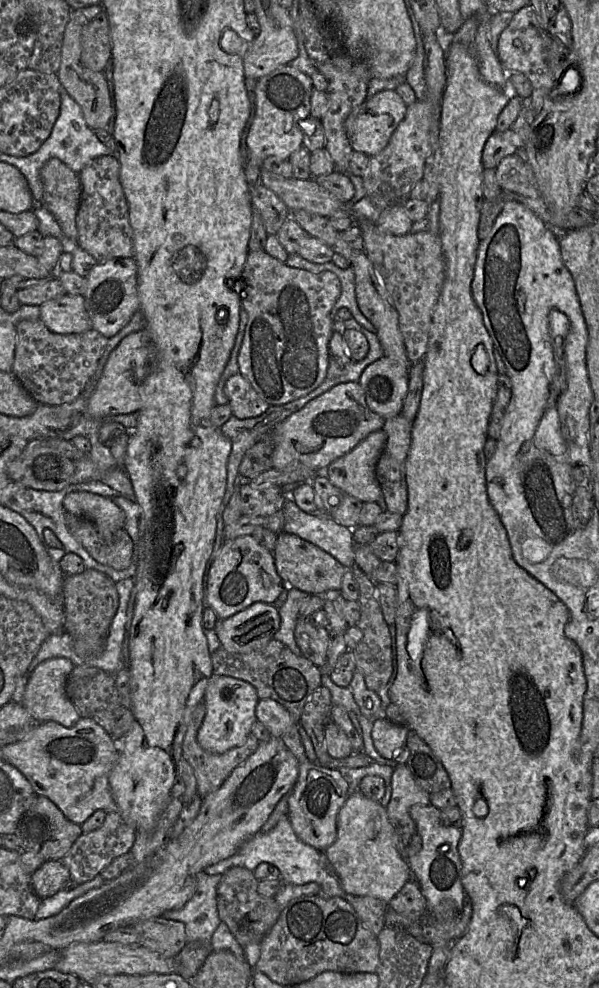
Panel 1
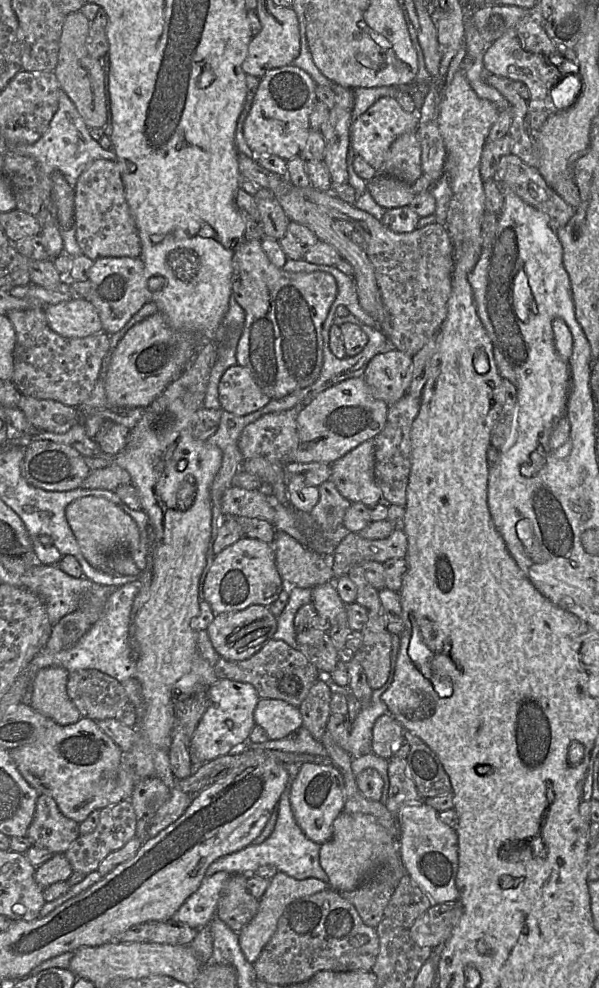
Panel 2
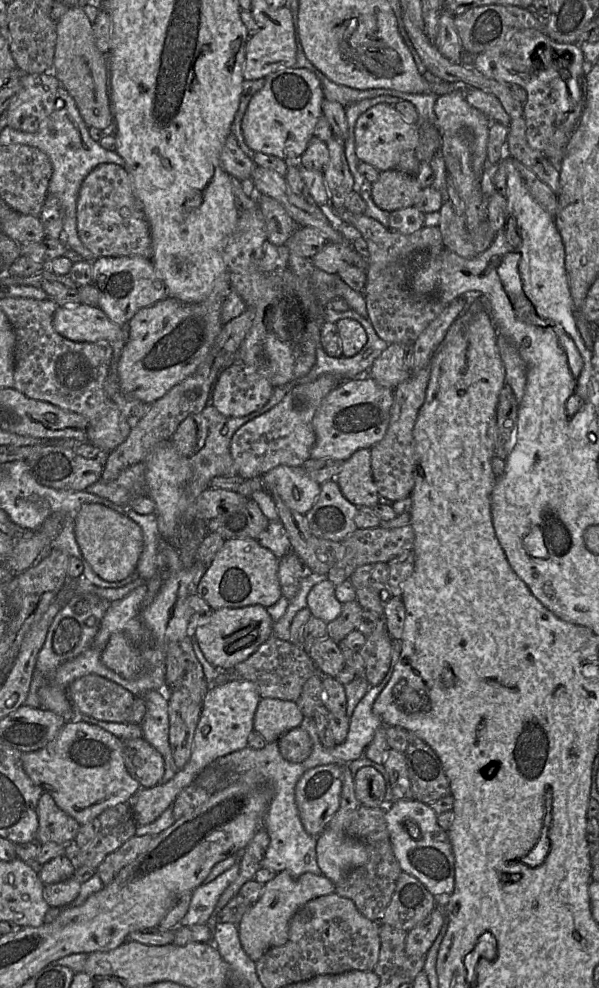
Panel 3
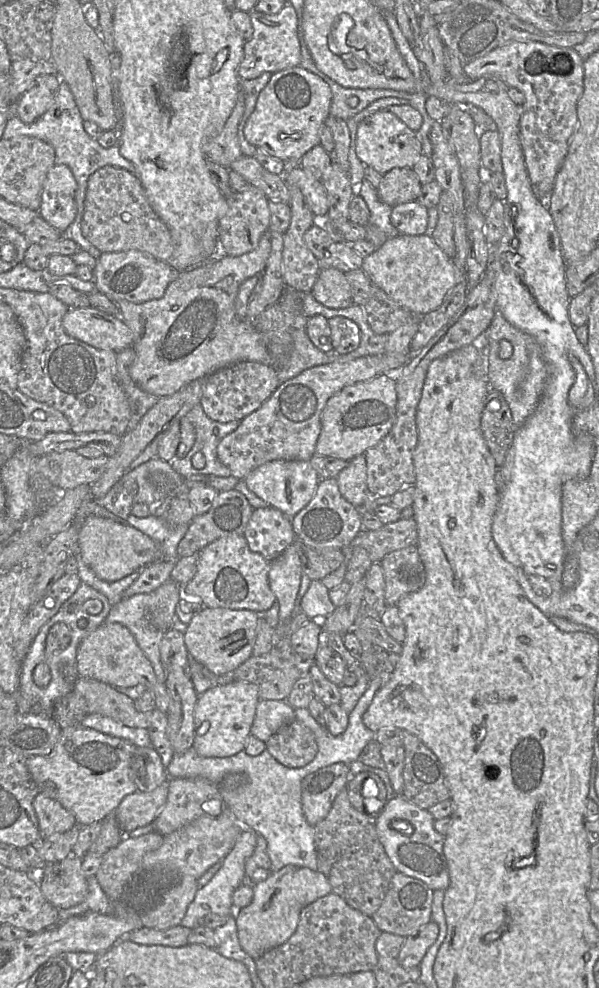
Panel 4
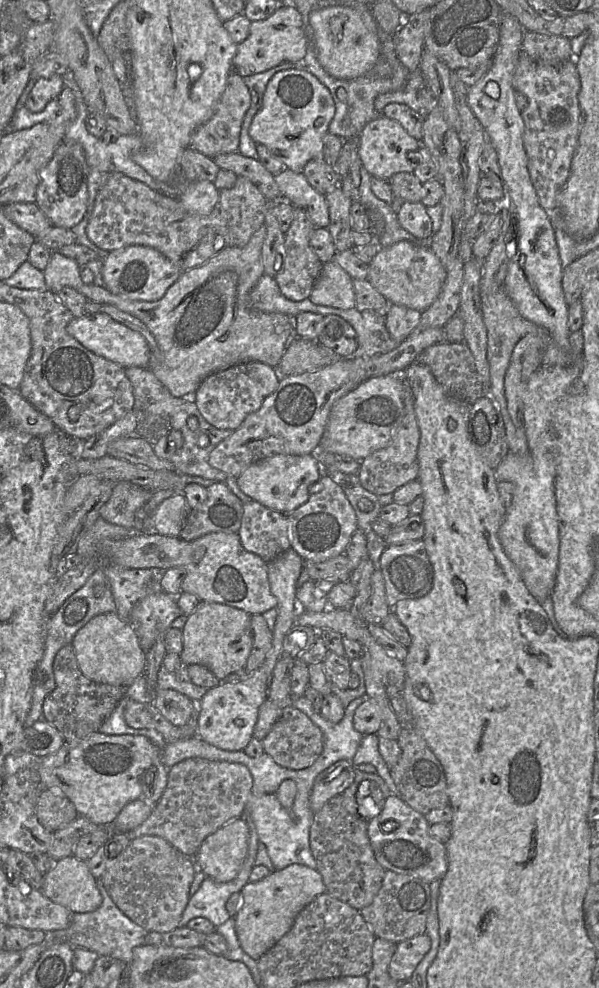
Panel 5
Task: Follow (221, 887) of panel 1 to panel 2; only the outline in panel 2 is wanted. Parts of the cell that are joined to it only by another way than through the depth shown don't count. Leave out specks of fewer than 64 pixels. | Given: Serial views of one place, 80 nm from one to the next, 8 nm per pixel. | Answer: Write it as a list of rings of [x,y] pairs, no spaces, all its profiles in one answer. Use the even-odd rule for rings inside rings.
[[[231,874],[220,891],[217,904],[217,917],[238,934],[259,908],[259,899],[249,893],[247,880],[246,875]]]

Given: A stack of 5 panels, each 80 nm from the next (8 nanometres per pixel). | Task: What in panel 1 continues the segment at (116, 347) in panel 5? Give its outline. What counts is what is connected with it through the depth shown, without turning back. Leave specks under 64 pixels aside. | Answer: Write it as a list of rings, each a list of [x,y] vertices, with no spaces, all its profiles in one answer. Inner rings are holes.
[[[64,294],[39,306],[39,319],[53,333],[75,334],[92,329],[83,295]]]

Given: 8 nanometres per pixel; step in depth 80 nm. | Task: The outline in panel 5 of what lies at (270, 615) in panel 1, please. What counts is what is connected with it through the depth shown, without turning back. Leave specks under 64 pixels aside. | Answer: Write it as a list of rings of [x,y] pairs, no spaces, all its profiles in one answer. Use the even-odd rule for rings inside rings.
[[[201,601],[182,629],[183,649],[179,656],[183,664],[202,665],[220,681],[231,673],[243,671],[253,643],[250,617],[247,612],[231,606]]]

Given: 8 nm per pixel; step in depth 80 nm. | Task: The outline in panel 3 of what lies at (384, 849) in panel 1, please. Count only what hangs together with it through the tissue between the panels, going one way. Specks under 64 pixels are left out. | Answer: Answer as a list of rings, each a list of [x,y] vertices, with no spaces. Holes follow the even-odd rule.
[[[327,828],[317,837],[316,855],[323,875],[335,885],[369,858],[367,848],[361,841],[342,831]]]

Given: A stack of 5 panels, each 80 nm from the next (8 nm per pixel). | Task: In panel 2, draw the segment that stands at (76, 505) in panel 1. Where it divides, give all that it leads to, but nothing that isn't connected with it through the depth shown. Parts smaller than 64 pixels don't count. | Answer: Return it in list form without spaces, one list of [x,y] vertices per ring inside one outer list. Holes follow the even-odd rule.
[[[86,496],[72,501],[66,507],[66,518],[82,554],[90,565],[101,572],[120,575],[108,566],[107,559],[117,550],[125,550],[132,554],[138,549],[140,532],[136,522],[117,504],[95,496]]]

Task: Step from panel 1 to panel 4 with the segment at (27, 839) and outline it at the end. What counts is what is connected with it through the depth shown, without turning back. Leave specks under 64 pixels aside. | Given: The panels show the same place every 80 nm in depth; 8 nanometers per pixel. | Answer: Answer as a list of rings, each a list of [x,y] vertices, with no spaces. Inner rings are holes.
[[[44,792],[34,798],[33,807],[43,838],[64,833],[77,823],[72,813]]]

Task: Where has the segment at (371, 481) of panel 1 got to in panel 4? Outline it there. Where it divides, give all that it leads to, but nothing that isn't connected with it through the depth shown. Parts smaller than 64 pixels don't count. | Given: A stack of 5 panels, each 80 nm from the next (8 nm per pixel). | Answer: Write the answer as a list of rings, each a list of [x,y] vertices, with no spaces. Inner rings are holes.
[[[365,454],[358,455],[337,476],[341,495],[353,506],[362,506],[371,494],[367,487],[367,467]]]

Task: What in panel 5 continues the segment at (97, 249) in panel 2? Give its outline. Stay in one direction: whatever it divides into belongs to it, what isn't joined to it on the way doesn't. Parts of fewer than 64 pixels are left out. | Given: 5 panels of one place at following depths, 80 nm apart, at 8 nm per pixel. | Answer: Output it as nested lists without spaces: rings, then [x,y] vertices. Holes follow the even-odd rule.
[[[118,172],[103,175],[86,233],[96,246],[109,253],[131,245],[154,248],[182,271],[205,263],[230,246],[229,229],[218,203],[208,215],[193,213],[177,197],[157,192]]]

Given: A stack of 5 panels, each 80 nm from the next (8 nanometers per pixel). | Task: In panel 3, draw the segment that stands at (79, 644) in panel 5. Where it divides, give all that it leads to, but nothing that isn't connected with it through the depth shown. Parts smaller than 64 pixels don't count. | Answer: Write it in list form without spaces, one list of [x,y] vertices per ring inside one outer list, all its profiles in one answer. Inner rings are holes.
[[[114,633],[101,654],[101,661],[125,679],[134,678],[141,668],[139,648],[123,633]]]

